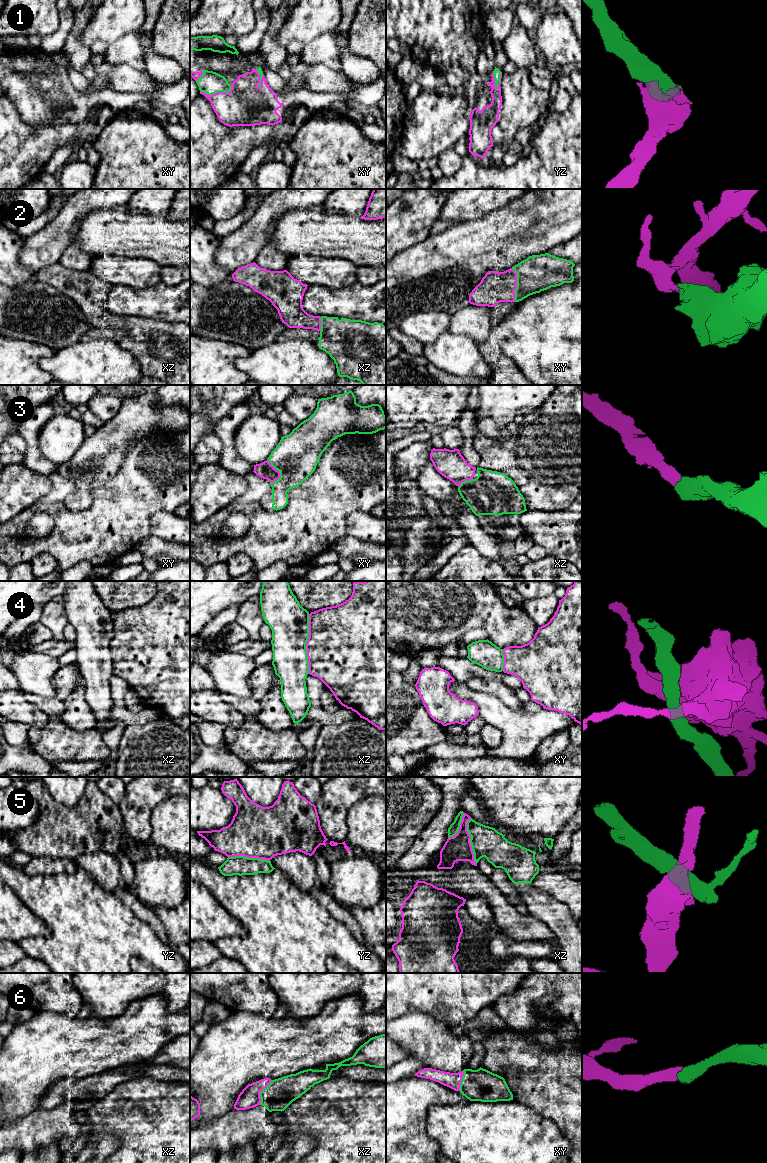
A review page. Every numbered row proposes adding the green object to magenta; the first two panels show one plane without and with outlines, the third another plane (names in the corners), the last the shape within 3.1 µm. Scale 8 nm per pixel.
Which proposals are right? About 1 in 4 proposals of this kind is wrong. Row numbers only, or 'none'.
1, 2, 3, 6

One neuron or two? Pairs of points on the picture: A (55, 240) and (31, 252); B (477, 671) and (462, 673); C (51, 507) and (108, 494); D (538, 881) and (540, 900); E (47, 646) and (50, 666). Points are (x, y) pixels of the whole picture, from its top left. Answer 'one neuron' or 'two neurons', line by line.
A: one neuron
B: one neuron
C: one neuron
D: two neurons
E: two neurons

